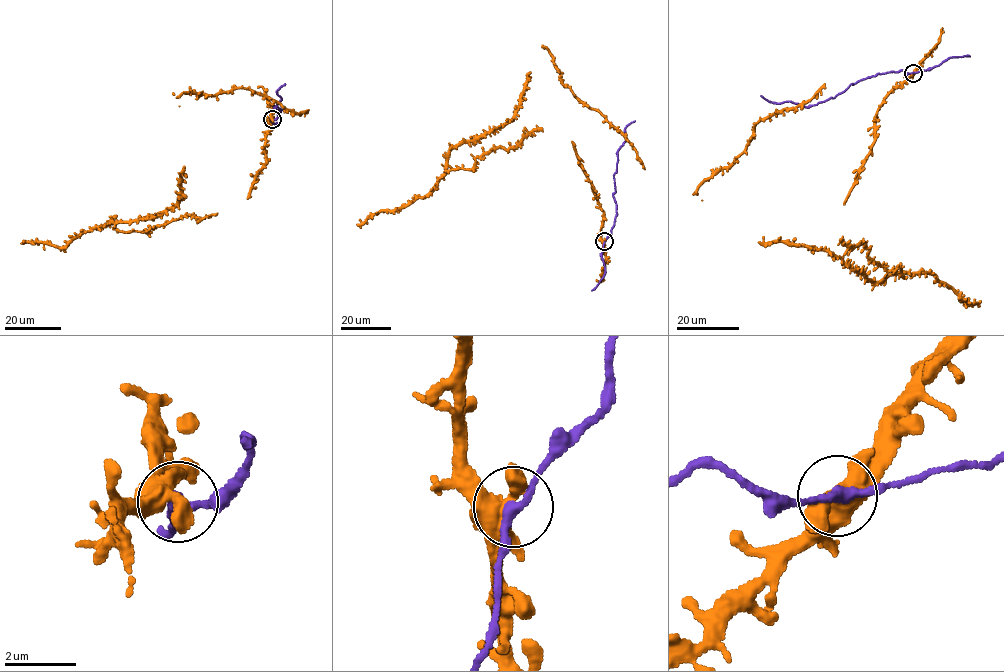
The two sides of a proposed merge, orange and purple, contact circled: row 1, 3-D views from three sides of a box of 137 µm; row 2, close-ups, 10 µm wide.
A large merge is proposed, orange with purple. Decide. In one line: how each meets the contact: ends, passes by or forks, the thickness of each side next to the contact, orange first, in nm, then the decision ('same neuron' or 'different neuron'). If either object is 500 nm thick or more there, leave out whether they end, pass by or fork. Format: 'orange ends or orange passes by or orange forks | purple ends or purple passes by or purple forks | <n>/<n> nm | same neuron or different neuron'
orange forks | purple passes by | 420/280 nm | different neuron

